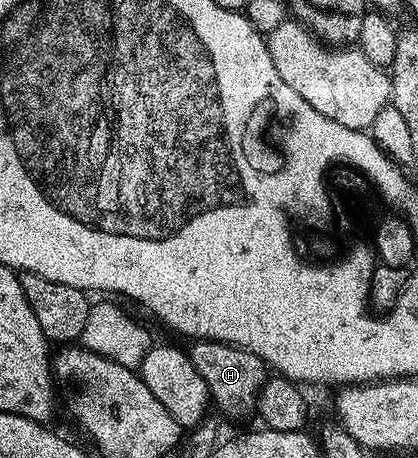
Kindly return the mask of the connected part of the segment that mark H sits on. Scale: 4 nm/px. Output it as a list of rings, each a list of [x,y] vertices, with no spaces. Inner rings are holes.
[[[195,340],[188,352],[192,359],[192,367],[200,371],[200,379],[210,392],[213,408],[219,409],[230,421],[242,421],[245,417],[254,417],[258,411],[258,396],[268,376],[268,367],[256,355],[225,345],[219,341]]]

